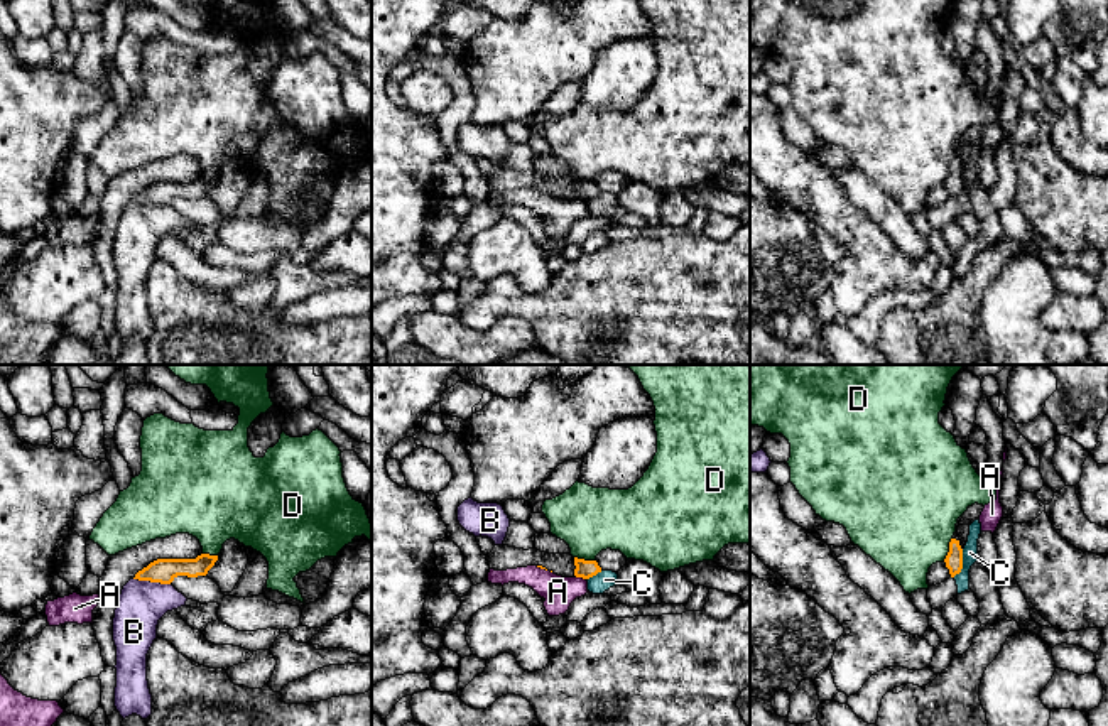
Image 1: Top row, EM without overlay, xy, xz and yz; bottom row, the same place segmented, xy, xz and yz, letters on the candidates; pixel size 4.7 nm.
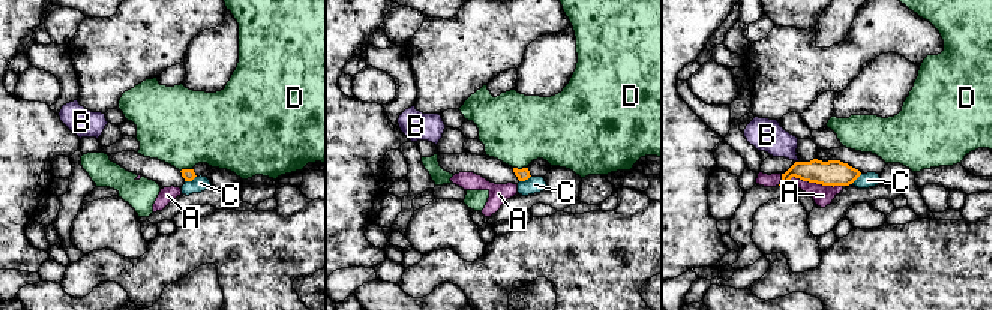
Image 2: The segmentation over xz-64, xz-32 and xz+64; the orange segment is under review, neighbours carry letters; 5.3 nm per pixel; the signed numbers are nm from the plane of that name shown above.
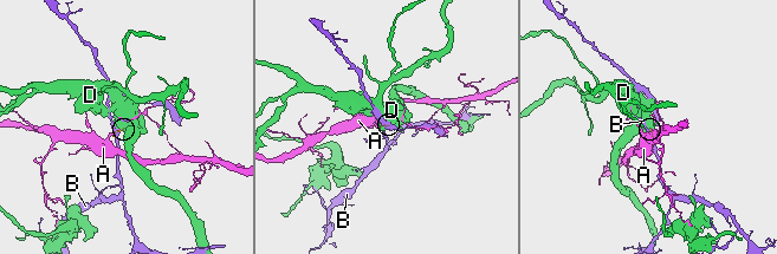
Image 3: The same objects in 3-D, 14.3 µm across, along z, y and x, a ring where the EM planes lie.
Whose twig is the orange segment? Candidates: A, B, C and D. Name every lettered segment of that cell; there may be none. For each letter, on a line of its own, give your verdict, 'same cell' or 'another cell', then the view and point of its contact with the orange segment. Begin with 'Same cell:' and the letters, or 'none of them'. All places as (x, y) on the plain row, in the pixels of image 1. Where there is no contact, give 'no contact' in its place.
Same cell: none of them
A: another cell; meets orange in xz at (581, 198)
B: another cell; meets orange in xy at (152, 203)
C: another cell; meets orange in yz at (961, 186)
D: another cell; meets orange in yz at (950, 171)

